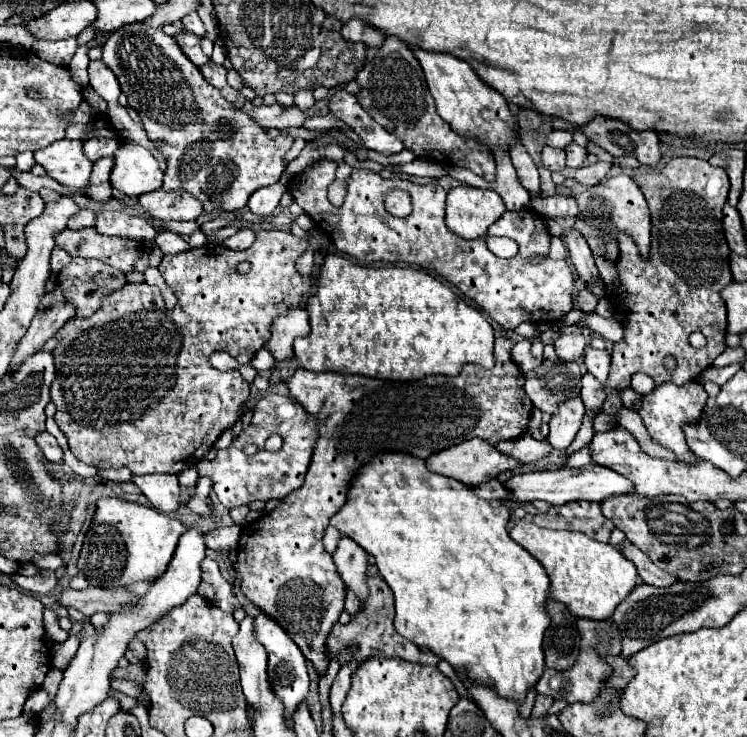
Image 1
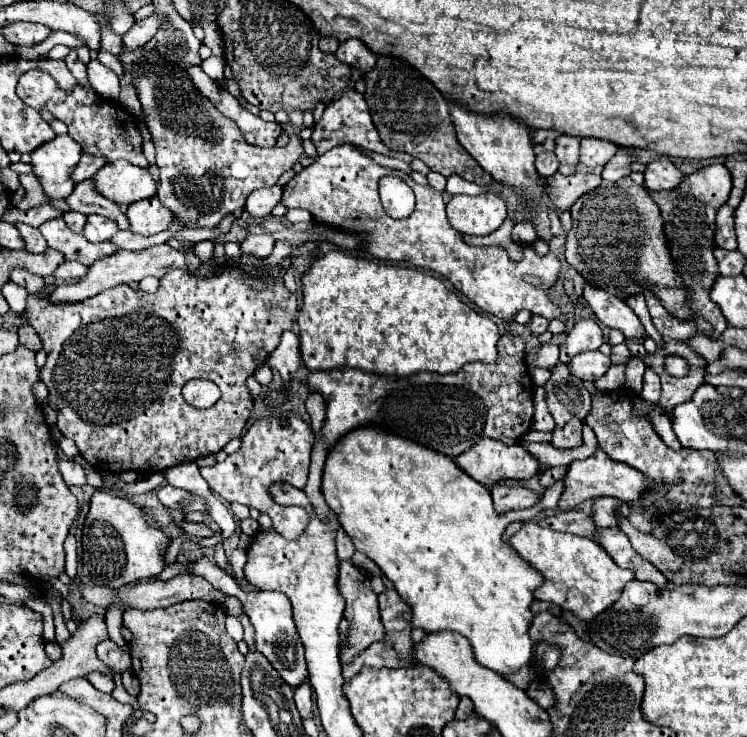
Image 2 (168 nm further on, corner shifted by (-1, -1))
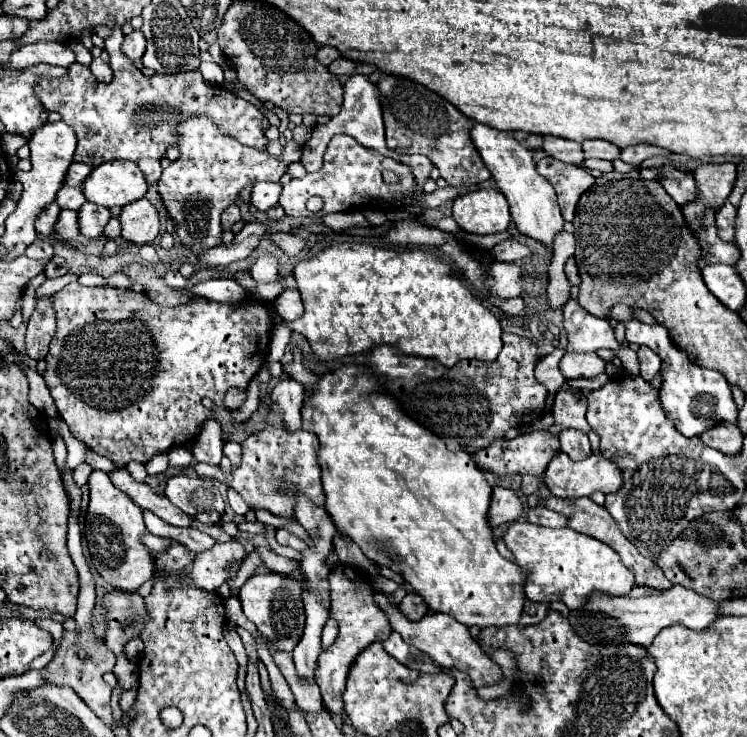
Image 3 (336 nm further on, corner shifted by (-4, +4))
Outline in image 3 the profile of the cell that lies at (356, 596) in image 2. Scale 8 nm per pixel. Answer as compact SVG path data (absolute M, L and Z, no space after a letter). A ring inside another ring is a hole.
M335 565L331 569L329 583L331 583L331 617L335 617L339 621L339 635L337 635L335 643L327 651L321 653L315 677L317 677L317 685L321 689L325 709L339 715L339 713L343 713L341 695L345 691L345 683L347 683L351 665L355 663L359 653L363 649L367 649L371 643L387 639L391 635L391 625L389 625L383 609L379 609L379 605L373 601L373 587L365 573L361 573L353 567L347 567L347 565Z

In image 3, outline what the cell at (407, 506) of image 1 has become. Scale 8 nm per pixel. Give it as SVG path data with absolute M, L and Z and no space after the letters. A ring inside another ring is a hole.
M347 365L319 375L317 387L309 391L311 397L301 409L303 429L315 433L321 443L319 465L327 497L325 509L335 527L349 535L373 563L383 565L385 555L431 611L447 613L467 627L477 625L481 629L519 623L527 599L523 591L527 573L495 549L489 525L491 485L471 455L449 451L439 437L403 415L395 399L375 387L375 377L367 367Z

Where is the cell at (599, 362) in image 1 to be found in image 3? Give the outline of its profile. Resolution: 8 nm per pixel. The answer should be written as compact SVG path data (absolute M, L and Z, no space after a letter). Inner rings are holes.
M565 353L559 367L565 379L583 379L605 373L605 359L597 353Z

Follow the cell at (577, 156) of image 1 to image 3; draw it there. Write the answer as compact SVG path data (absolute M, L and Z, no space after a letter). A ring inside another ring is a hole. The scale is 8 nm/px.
M547 135L543 137L543 151L563 163L571 163L571 165L581 165L583 163L583 149L581 143L571 141L571 139L563 139L563 137L553 137Z

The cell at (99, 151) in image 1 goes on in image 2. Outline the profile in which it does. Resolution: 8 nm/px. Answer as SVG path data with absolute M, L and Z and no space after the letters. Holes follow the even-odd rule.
M84 154L84 156L80 158L80 162L76 164L74 172L72 172L72 180L78 184L78 182L84 182L84 180L92 178L92 176L104 166L104 162L106 162L104 158L96 158L96 156Z

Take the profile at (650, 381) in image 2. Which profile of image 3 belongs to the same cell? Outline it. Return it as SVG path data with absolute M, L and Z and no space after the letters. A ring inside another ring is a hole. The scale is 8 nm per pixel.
M645 345L639 347L637 355L639 355L639 361L641 361L641 377L643 377L645 381L651 381L651 379L659 373L659 369L661 369L661 359L659 359L659 355L655 355L655 353L653 353L649 347L645 347Z

